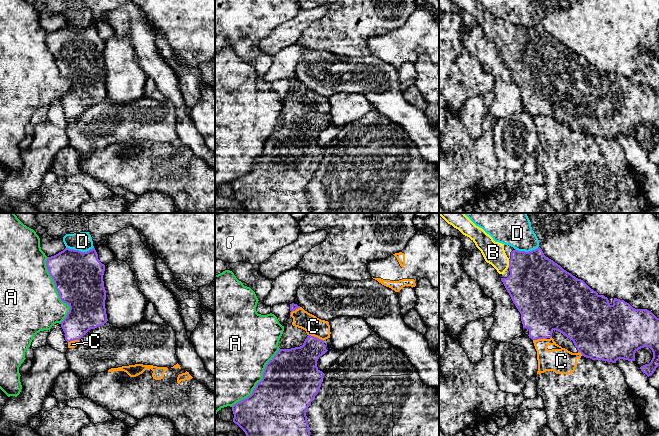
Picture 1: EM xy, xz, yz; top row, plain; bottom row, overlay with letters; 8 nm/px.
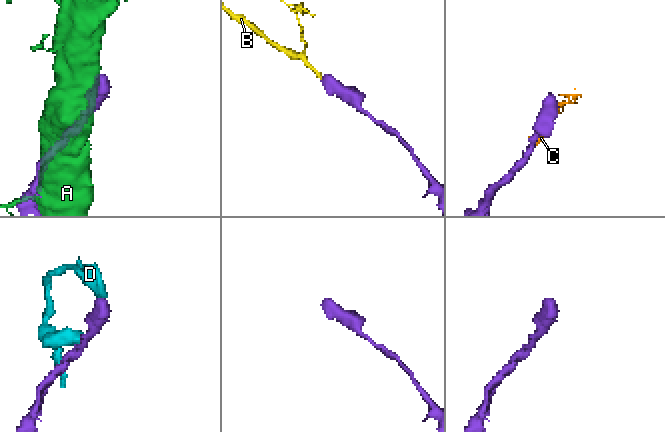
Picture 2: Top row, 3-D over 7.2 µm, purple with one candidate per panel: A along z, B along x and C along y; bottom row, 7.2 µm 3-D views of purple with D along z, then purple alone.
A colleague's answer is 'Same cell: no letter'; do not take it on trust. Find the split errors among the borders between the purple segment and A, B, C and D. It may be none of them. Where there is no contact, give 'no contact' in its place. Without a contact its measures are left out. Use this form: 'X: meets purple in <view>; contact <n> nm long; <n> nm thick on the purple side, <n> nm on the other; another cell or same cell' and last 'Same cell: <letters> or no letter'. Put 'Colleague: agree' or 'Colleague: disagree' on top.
Colleague: disagree
A: meets purple in xy; contact 550 nm long; 400 nm thick on the purple side, 480 nm on the other; another cell
B: meets purple in yz; contact 70 nm long; 440 nm thick on the purple side, 180 nm on the other; same cell
C: meets purple in xz; contact 140 nm long; 280 nm thick on the purple side, 150 nm on the other; another cell
D: meets purple in xy; contact 220 nm long; 400 nm thick on the purple side, 150 nm on the other; another cell
Same cell: B

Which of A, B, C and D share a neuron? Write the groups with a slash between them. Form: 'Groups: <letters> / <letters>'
Groups: A / B / C / D

